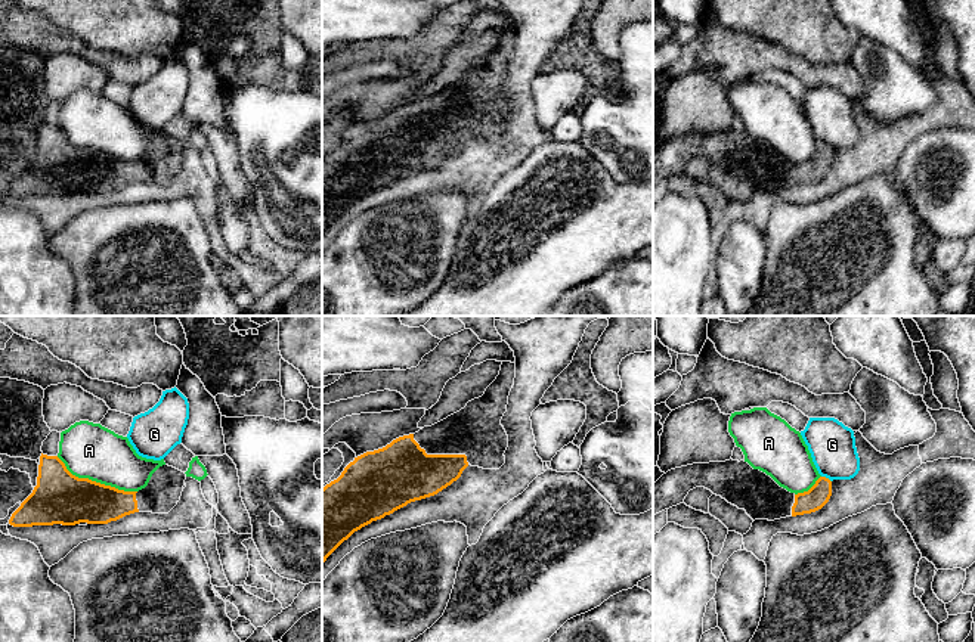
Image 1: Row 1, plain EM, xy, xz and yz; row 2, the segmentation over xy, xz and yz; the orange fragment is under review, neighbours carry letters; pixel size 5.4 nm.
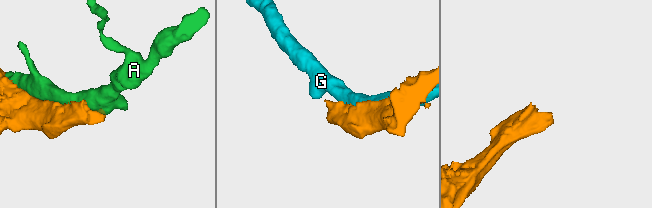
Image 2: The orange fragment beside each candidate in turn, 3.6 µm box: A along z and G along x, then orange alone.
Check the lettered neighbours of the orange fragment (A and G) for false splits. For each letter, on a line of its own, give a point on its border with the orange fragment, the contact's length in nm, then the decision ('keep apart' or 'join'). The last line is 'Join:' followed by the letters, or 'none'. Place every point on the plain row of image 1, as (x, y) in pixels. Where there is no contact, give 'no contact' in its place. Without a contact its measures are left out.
A: contact xy (95, 151); length 480 nm; keep apart
G: contact yz (825, 146); length 70 nm; keep apart
Join: none

